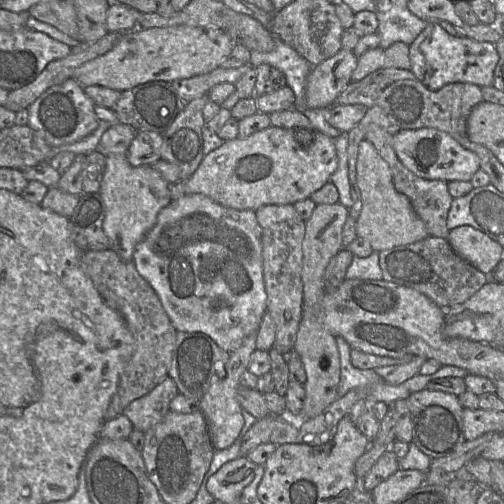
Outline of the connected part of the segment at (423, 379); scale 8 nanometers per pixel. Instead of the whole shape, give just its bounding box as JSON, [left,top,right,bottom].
[336,336,468,406]

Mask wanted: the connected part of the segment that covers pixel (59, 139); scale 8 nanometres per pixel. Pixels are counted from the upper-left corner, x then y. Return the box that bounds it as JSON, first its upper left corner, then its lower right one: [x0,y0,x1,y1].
[29,78,99,148]

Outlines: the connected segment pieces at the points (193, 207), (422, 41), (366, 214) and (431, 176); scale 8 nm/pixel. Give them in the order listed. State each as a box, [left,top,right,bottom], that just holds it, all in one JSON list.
[[133,194,267,353],[409,22,499,91],[355,140,429,252],[393,128,480,181]]

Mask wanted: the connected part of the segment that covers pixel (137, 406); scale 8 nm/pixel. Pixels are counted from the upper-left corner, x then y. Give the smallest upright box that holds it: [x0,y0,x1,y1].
[123,376,179,432]

